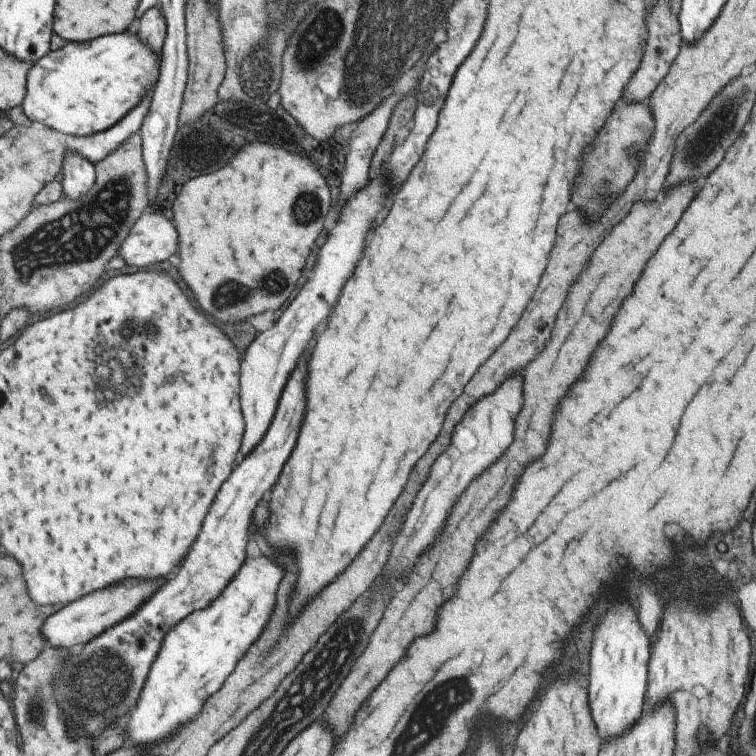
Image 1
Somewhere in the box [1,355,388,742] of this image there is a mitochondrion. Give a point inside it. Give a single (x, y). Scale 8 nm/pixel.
(102, 693)

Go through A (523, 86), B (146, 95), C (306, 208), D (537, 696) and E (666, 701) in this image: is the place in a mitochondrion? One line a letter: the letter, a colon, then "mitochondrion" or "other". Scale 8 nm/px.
A: other
B: other
C: mitochondrion
D: other
E: other

